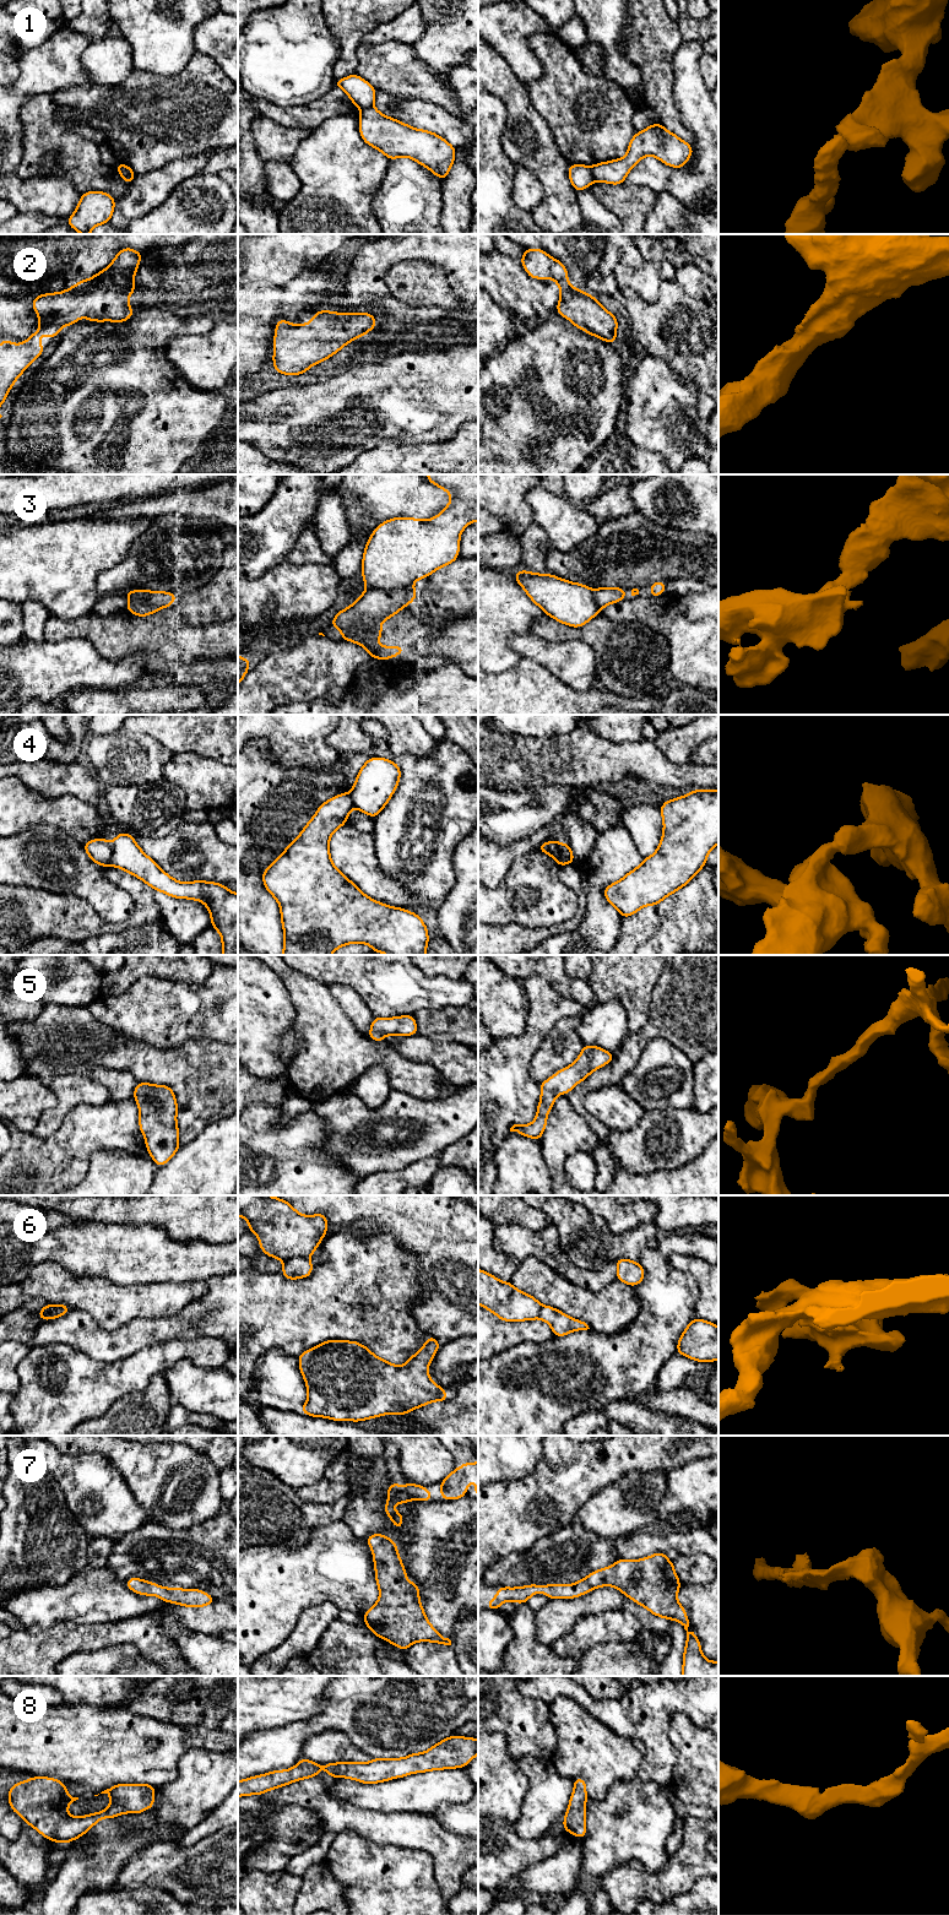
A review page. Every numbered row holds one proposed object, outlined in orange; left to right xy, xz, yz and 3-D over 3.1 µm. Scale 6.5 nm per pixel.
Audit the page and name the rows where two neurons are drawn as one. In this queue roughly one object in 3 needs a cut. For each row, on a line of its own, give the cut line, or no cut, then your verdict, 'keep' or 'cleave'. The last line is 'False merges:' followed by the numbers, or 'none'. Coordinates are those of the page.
1: yz (590, 167), (594, 179) | cleave
2: no cut | keep
3: xz (407, 585), (394, 589), (367, 589) | cleave
4: xy (112, 844), (109, 864) | cleave
5: no cut | keep
6: xz (307, 1257), (292, 1257), (283, 1262) | cleave
7: no cut | keep
8: no cut | keep
False merges: 1, 3, 4, 6

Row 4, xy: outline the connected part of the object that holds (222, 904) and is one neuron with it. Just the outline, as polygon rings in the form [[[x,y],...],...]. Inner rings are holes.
[[[126,832],[112,842],[110,866],[145,881],[156,891],[175,899],[201,901],[211,913],[211,924],[222,938],[222,955],[238,955],[238,894],[215,881],[181,883],[168,875]]]

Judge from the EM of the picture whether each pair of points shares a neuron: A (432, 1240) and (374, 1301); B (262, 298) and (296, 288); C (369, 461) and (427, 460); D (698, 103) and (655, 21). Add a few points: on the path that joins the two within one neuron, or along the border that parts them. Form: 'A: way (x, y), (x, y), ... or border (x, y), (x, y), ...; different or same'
A: border (395, 1237), (417, 1257), (419, 1284); different
B: way (271, 298), (287, 294); same
C: way (384, 461), (412, 461); same
D: border (683, 39), (673, 58), (673, 86); different

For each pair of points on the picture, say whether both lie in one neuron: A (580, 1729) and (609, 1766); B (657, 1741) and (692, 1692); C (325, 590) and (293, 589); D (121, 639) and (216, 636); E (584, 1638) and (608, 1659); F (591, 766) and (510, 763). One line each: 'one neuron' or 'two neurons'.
A: one neuron
B: one neuron
C: one neuron
D: one neuron
E: two neurons
F: one neuron

